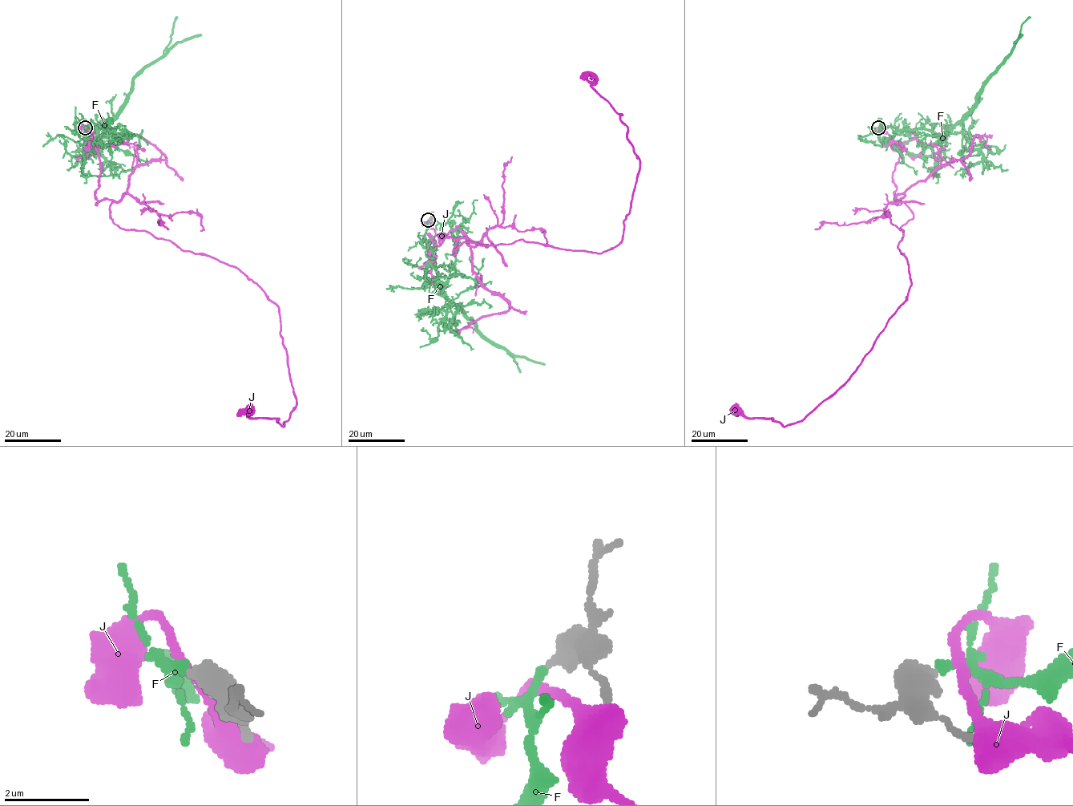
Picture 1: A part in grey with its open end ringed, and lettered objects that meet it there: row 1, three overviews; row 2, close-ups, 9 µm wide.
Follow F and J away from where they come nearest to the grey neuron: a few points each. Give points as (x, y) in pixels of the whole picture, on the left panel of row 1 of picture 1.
F: (85, 128), (81, 127), (78, 133), (94, 145), (97, 131), (125, 104), (132, 81), (163, 54), (177, 18)
J: (89, 132), (95, 204), (113, 200), (112, 221), (237, 267), (278, 308), (295, 408), (284, 426), (246, 407)

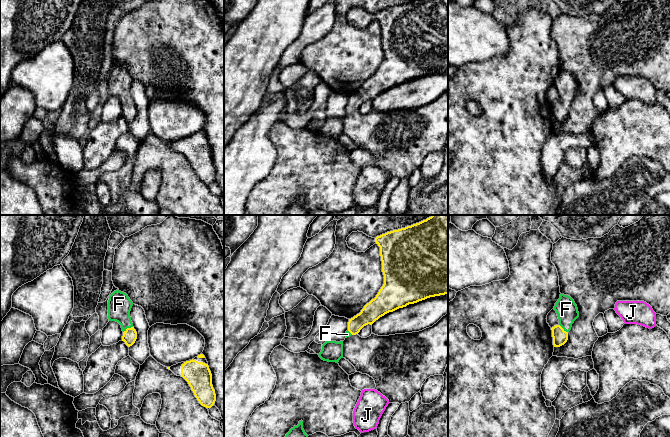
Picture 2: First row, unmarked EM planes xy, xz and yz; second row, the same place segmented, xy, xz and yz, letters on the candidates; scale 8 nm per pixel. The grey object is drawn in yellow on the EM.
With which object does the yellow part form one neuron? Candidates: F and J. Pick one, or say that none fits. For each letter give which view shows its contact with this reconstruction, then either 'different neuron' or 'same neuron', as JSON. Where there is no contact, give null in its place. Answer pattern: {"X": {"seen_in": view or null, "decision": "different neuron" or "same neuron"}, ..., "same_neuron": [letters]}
{"F": {"seen_in": "xy", "decision": "same neuron"}, "J": {"seen_in": null, "decision": "different neuron"}, "same_neuron": ["F"]}

